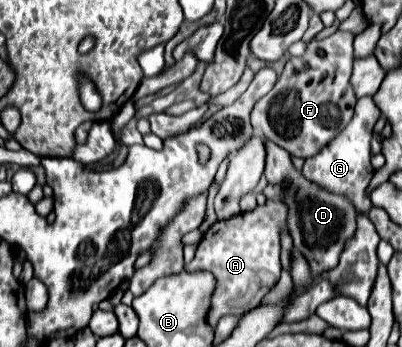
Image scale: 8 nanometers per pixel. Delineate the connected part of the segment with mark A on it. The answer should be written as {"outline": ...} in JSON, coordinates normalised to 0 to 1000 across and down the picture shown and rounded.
{"outline":[[[664,579],[629,608],[595,614],[560,637],[540,637],[490,706],[485,746],[460,764],[460,781],[520,781],[535,793],[535,833],[520,890],[520,937],[540,942],[560,908],[604,908],[639,885],[639,873],[689,821],[699,787],[694,752],[694,666],[709,660],[714,597],[704,579]]]}

